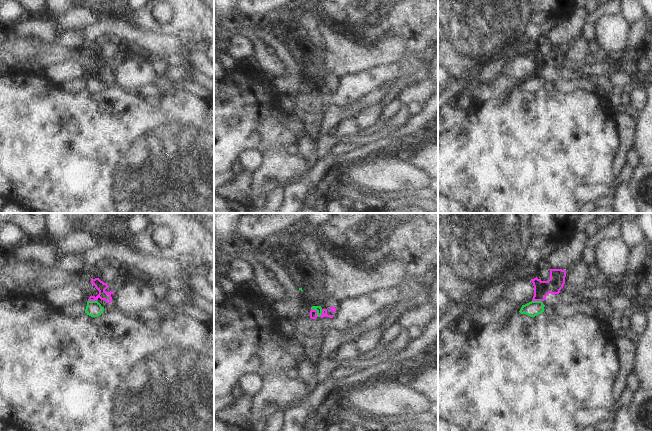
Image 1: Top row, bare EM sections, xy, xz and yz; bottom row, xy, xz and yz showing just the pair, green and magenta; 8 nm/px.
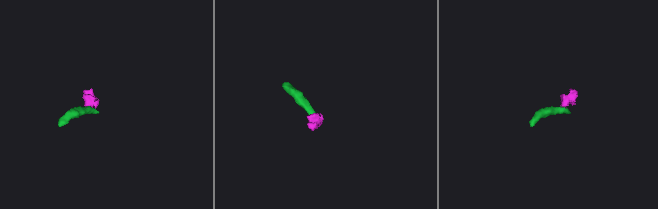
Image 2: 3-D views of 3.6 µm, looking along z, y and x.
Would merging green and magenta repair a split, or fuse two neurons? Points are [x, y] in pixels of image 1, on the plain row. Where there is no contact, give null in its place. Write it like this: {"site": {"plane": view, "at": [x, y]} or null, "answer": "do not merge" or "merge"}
{"site": {"plane": "xz", "at": [317, 88]}, "answer": "do not merge"}

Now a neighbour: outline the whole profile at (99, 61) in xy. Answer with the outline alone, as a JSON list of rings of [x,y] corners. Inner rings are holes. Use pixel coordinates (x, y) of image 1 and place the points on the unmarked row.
[[[91,54],[91,59],[95,62],[95,64],[99,67],[99,70],[95,72],[90,72],[88,77],[97,77],[99,74],[101,76],[105,76],[107,79],[112,78],[112,73],[111,71],[114,71],[113,67],[106,68],[105,66],[109,63],[106,59],[101,57],[99,54],[92,55]]]

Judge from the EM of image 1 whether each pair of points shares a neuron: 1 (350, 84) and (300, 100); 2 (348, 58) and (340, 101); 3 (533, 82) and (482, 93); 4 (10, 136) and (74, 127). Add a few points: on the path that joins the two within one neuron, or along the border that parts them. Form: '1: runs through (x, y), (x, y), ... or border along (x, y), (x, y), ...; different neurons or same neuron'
1: runs through (338, 96), (336, 98), (312, 100); same neuron
2: border along (368, 69), (343, 75), (334, 92); different neurons
3: border along (522, 81), (518, 86), (499, 98); different neurons
4: runs through (26, 136), (58, 136); same neuron

